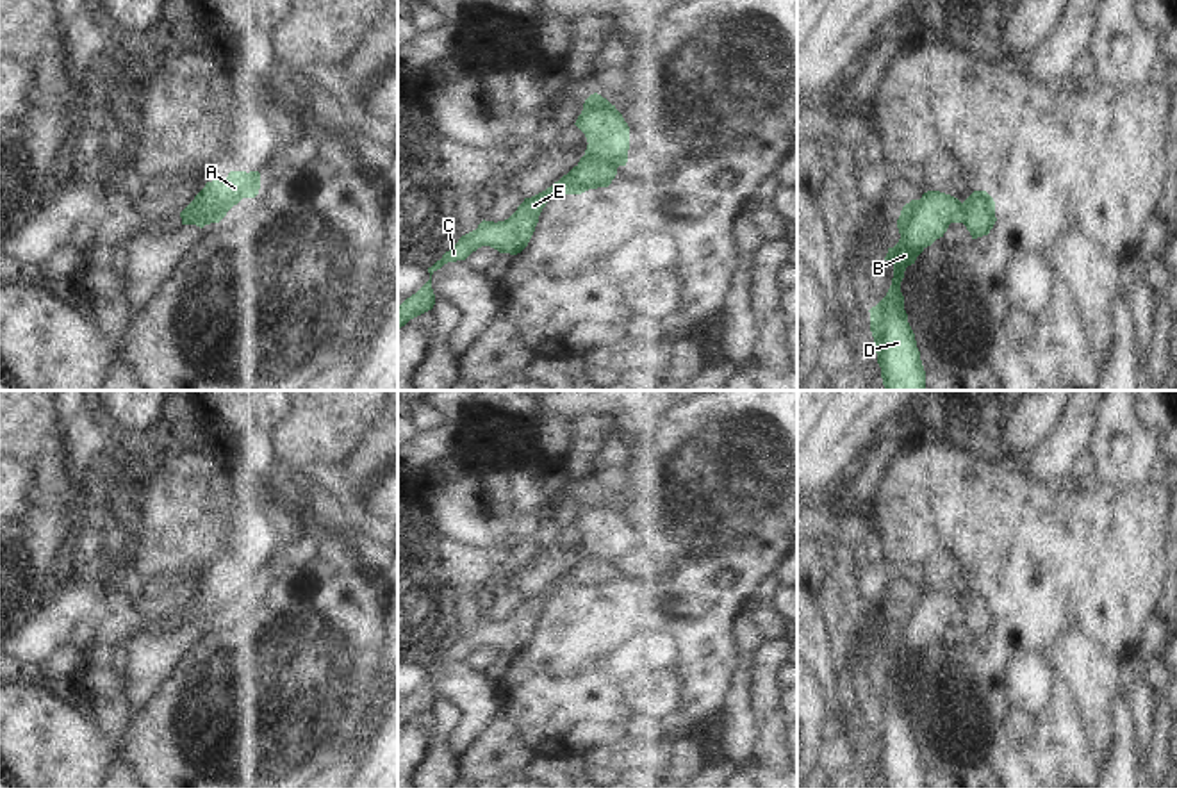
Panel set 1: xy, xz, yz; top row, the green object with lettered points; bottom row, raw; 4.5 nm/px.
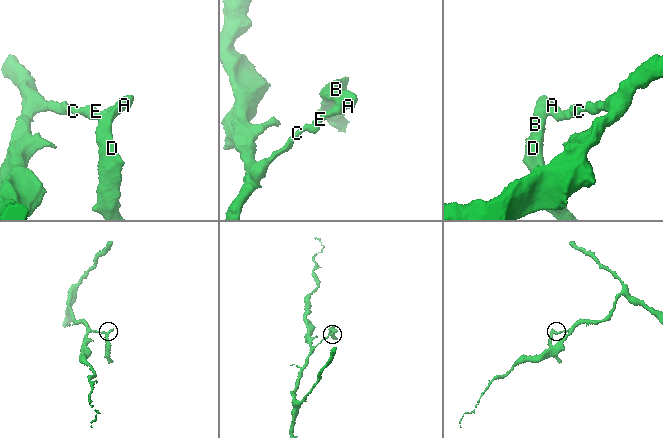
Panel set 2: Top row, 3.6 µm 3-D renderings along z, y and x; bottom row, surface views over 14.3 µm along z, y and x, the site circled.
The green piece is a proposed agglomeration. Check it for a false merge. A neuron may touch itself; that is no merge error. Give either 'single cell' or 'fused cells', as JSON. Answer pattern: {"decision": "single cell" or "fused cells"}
{"decision": "fused cells"}

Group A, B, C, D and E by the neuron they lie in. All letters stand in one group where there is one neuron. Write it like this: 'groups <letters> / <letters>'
groups A B D / C E

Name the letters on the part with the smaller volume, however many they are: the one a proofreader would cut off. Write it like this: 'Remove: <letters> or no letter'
Remove: A, B, D.

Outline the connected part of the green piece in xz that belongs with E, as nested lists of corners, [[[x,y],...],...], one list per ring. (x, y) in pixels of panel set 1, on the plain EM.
[[[585,553],[580,562],[551,587],[531,597],[524,597],[508,619],[498,622],[483,619],[476,629],[462,635],[440,660],[428,667],[430,679],[398,706],[398,727],[433,708],[435,694],[432,688],[432,674],[444,663],[465,660],[482,645],[490,645],[499,653],[521,653],[528,645],[539,622],[539,615],[551,594],[581,594],[588,588],[608,587],[615,574],[615,563],[610,563],[608,560],[594,560]]]

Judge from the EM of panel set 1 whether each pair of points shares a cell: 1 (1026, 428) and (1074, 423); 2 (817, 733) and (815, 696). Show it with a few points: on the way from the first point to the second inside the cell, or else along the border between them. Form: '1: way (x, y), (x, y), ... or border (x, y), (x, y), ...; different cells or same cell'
1: border (1065, 409), (1056, 426), (1026, 455); different cells
2: way (815, 724), (815, 705); same cell

